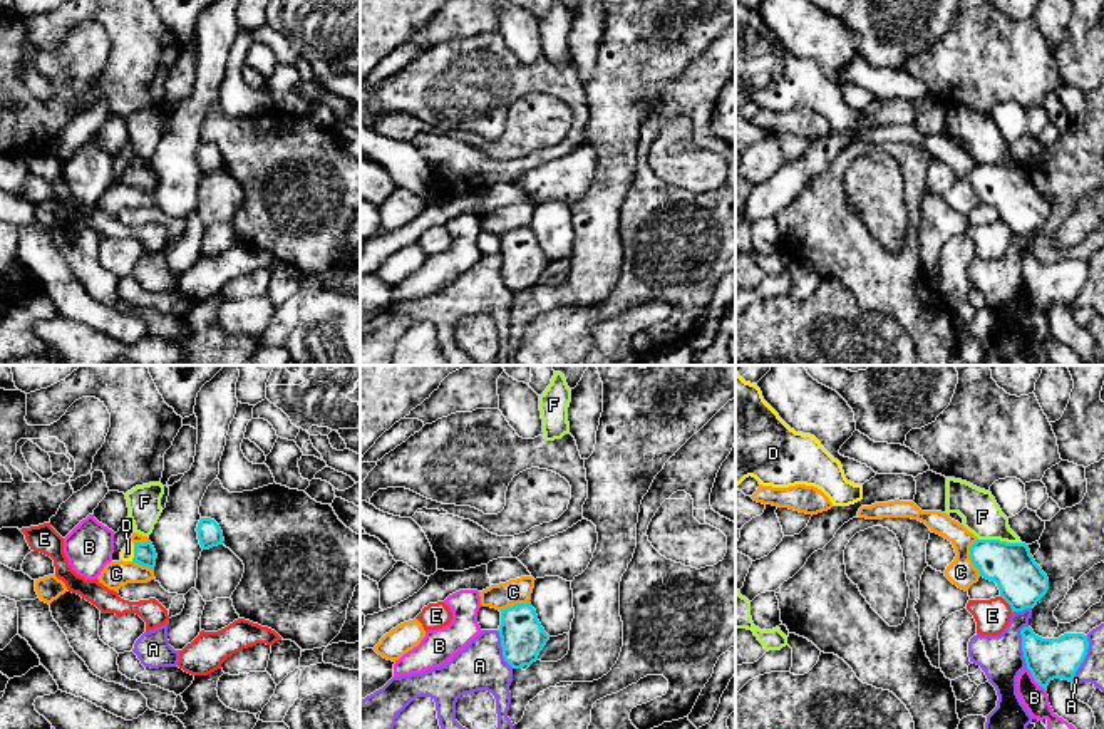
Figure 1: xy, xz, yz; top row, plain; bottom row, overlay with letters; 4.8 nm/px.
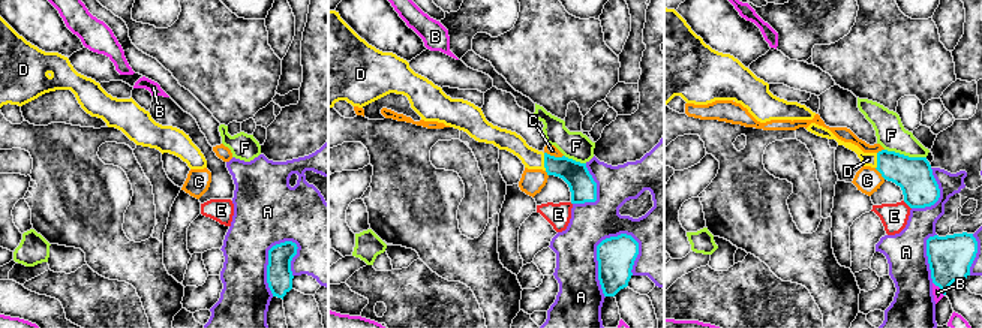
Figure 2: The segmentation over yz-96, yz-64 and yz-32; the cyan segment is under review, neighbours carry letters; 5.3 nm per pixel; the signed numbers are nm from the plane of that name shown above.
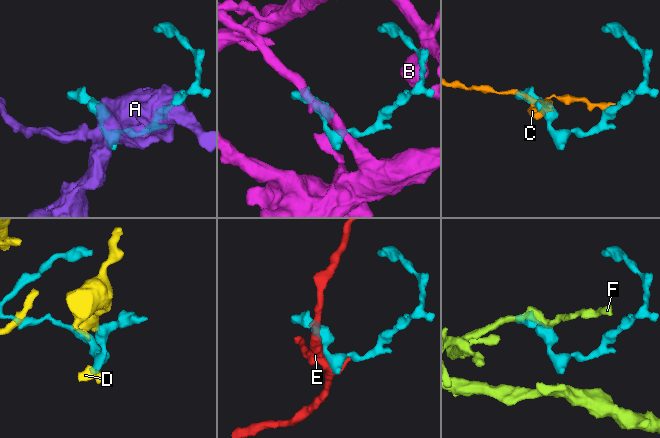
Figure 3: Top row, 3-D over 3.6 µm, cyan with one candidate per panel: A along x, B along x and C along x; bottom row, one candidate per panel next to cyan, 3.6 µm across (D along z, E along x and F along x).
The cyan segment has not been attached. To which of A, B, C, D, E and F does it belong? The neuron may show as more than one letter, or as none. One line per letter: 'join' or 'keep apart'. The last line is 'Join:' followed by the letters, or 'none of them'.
A: keep apart
B: keep apart
C: keep apart
D: join
E: keep apart
F: keep apart
Join: D

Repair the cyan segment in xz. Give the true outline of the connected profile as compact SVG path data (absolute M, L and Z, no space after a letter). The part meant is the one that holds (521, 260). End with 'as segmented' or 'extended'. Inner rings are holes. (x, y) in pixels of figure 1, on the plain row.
M529 226L501 235L503 282L513 293L531 290L549 265Z | as segmented

